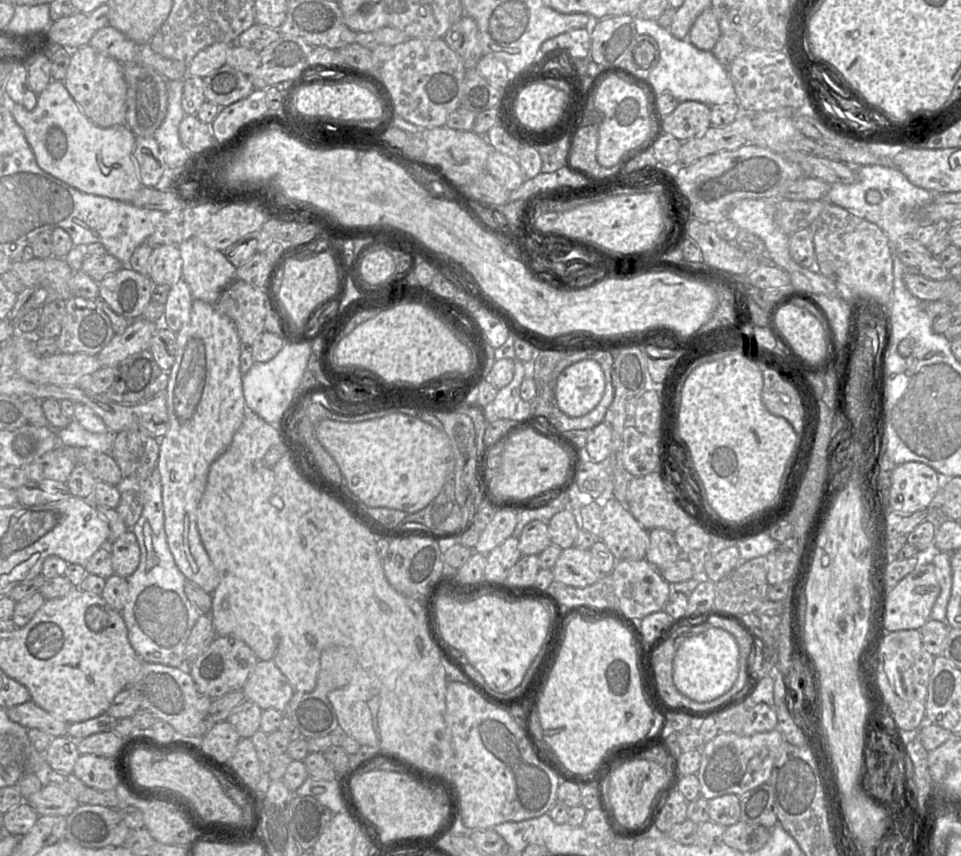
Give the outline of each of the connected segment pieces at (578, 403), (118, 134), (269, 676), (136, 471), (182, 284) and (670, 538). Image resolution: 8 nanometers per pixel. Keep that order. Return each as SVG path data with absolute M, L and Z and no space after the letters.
M583 359L566 367L557 377L556 405L570 417L581 417L599 404L604 391L605 376L600 364Z
M51 81L37 96L37 105L32 111L22 105L10 103L10 111L22 128L38 166L48 174L84 193L103 196L122 202L131 202L142 188L136 163L133 159L135 134L126 124L101 128L90 121L65 88L63 81Z
M258 660L242 691L245 699L256 703L262 710L274 708L282 713L295 693L289 680L275 663L273 661L263 660Z
M124 430L116 434L111 456L121 470L122 478L116 485L121 498L116 511L131 529L141 516L144 505L145 483L157 466L160 442L138 430Z
M181 278L170 287L167 301L164 304L165 313L162 325L175 333L178 332L190 318L193 300L189 285Z
M662 528L649 530L649 546L645 559L657 570L664 570L676 562L682 551L674 534Z

